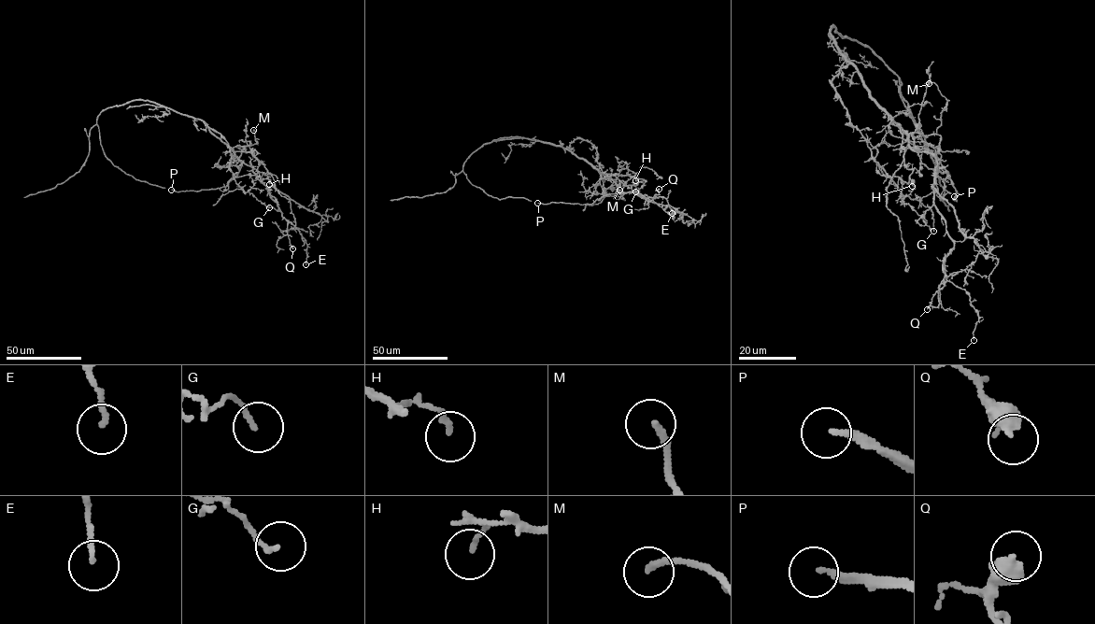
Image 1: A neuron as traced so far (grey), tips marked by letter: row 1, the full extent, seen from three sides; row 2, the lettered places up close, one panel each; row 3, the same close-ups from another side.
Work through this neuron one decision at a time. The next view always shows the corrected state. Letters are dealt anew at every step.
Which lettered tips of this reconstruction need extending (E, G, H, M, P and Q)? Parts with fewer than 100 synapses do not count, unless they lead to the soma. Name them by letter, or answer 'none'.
none

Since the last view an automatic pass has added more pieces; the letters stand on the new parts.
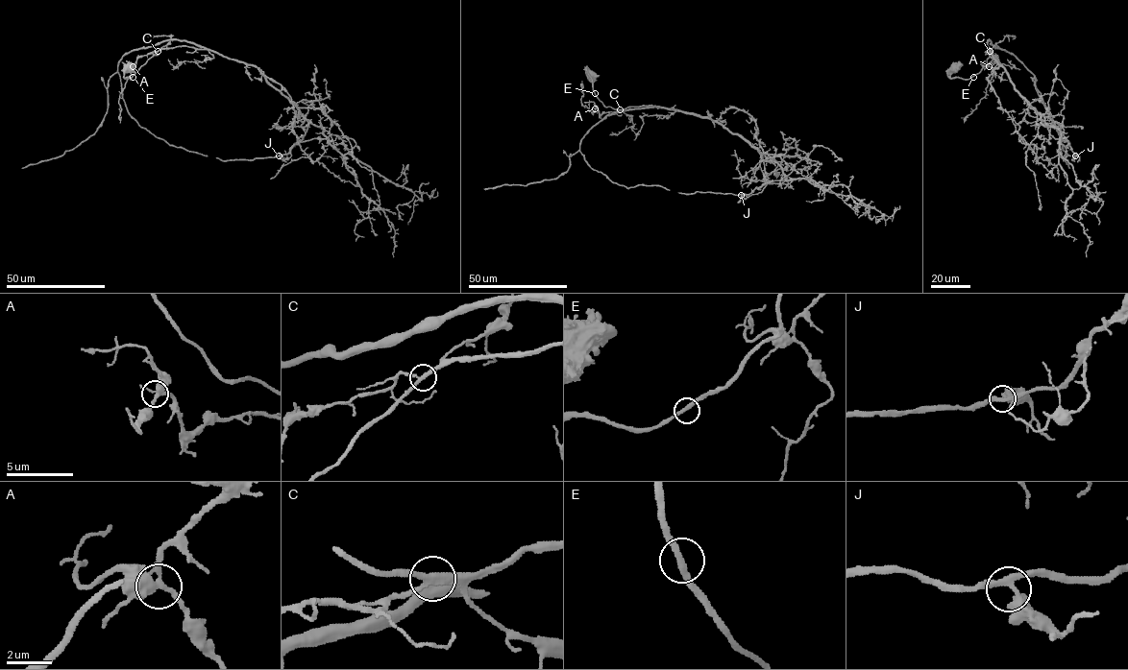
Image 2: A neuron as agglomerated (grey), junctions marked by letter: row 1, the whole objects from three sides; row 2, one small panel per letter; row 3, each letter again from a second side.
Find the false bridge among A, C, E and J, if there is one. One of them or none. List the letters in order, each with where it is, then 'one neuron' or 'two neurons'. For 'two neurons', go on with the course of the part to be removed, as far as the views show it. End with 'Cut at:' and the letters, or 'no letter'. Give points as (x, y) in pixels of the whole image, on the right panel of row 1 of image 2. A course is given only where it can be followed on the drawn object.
A: place (989, 66); one neuron
C: place (990, 51); one neuron
E: place (973, 77); one neuron
J: place (1075, 155); one neuron
Cut at: no letter

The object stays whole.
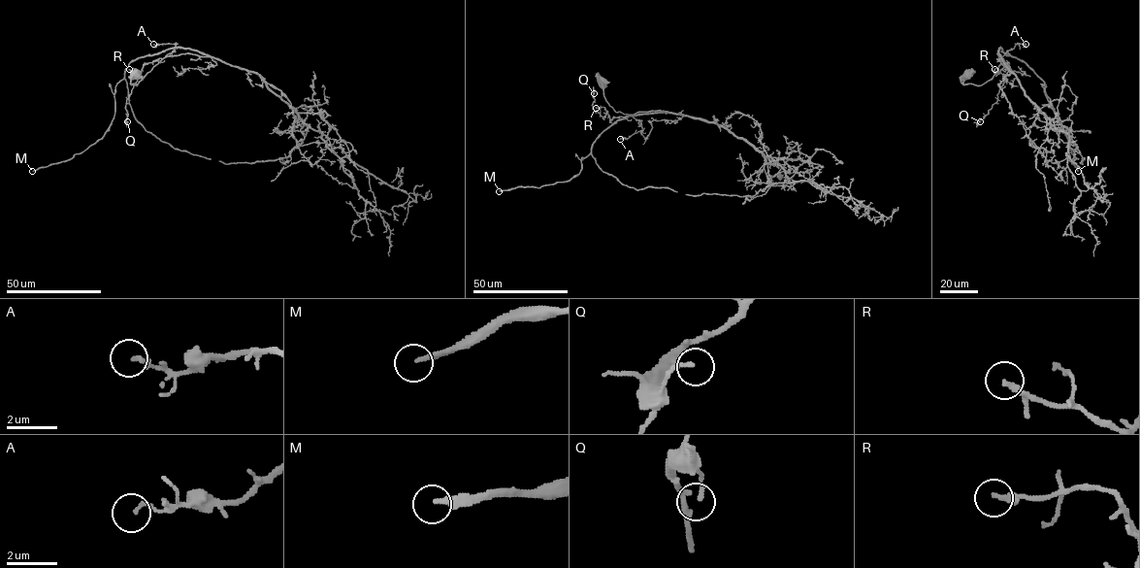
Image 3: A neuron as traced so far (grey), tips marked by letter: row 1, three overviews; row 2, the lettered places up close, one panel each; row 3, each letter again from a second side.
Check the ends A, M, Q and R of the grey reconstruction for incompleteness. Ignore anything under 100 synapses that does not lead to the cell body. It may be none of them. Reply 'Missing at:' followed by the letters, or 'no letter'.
Missing at: M

